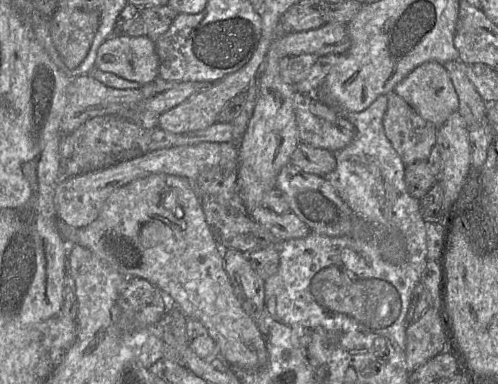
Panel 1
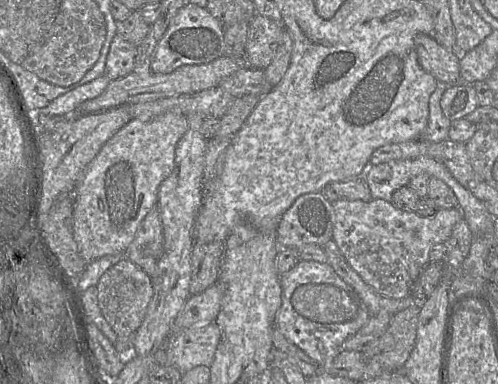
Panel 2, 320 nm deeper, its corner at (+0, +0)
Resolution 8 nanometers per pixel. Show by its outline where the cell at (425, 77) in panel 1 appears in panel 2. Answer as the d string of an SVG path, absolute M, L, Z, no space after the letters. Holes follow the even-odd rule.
M460 82L450 85L442 95L440 106L450 121L465 118L479 106L474 86Z

